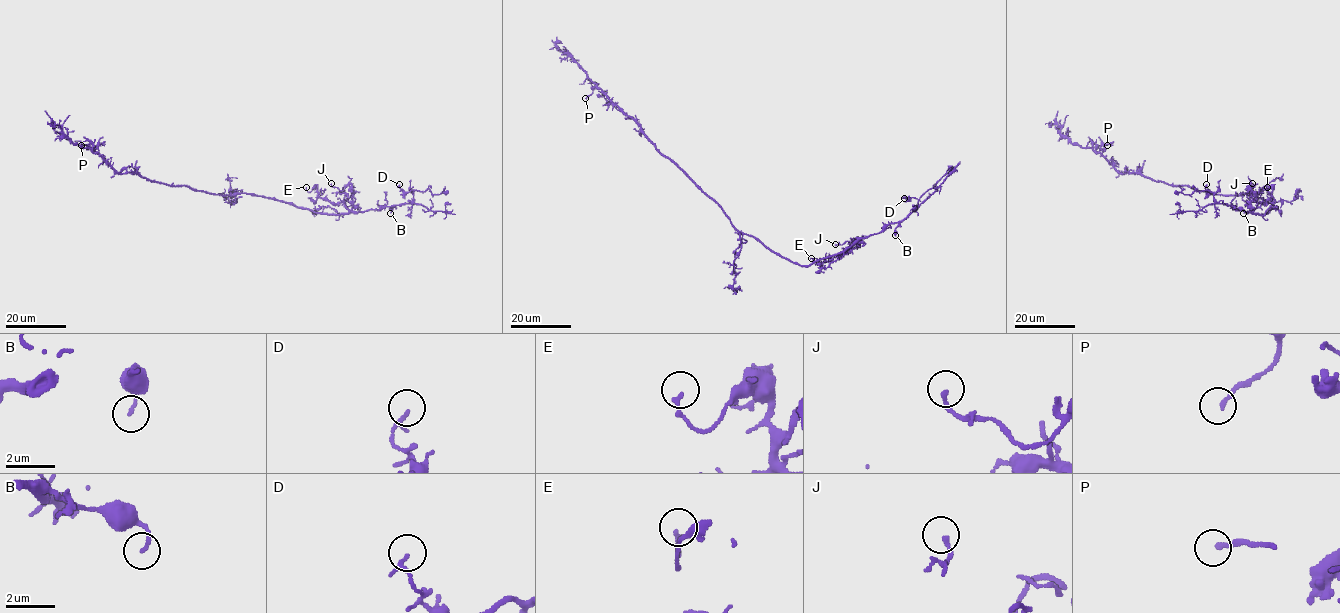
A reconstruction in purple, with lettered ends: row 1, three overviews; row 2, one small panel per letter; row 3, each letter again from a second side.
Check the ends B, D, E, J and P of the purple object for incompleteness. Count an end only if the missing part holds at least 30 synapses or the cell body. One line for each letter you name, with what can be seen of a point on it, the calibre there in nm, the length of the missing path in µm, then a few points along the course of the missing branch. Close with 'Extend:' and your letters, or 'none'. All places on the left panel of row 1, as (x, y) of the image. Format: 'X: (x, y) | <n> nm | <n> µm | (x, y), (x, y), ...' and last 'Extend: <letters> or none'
Extend: none

